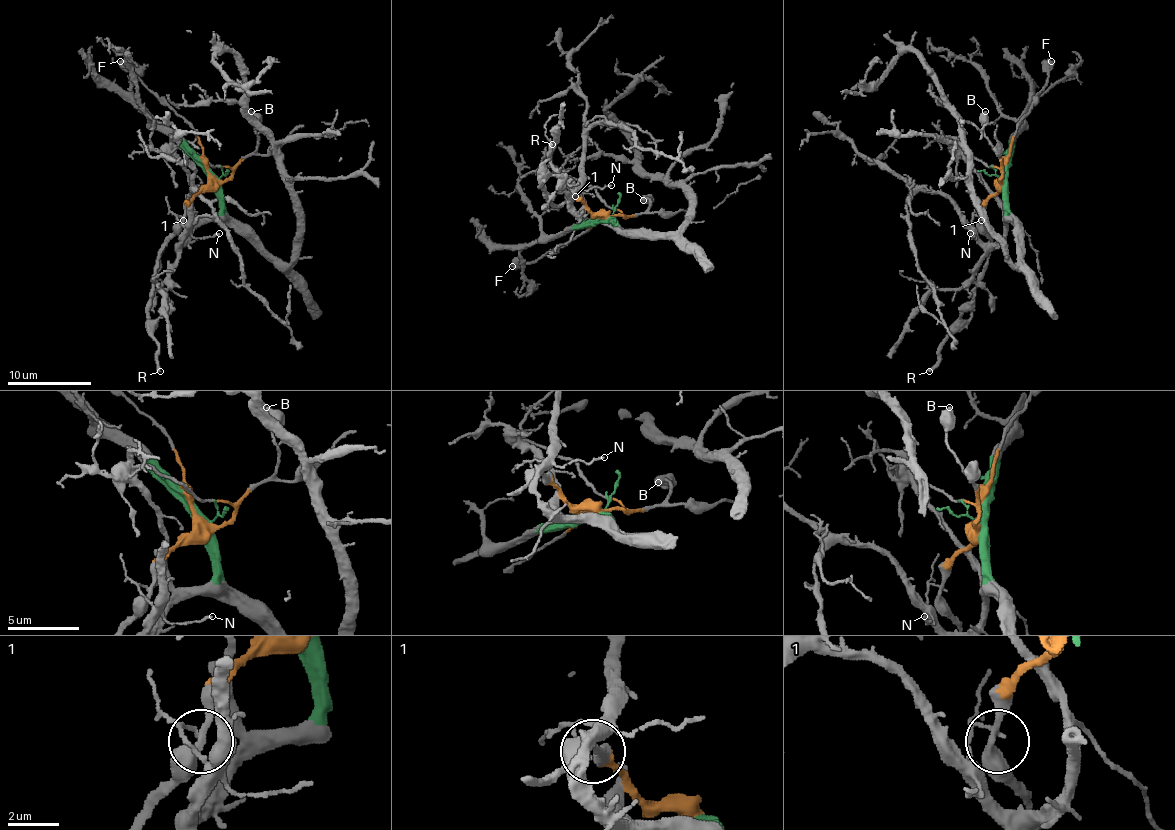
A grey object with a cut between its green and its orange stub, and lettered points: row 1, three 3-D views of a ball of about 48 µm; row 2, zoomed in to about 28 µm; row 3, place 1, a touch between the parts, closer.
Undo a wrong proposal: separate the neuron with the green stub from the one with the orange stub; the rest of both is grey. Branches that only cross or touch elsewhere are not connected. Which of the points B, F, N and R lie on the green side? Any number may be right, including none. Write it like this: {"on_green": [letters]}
{"on_green": ["N"]}

